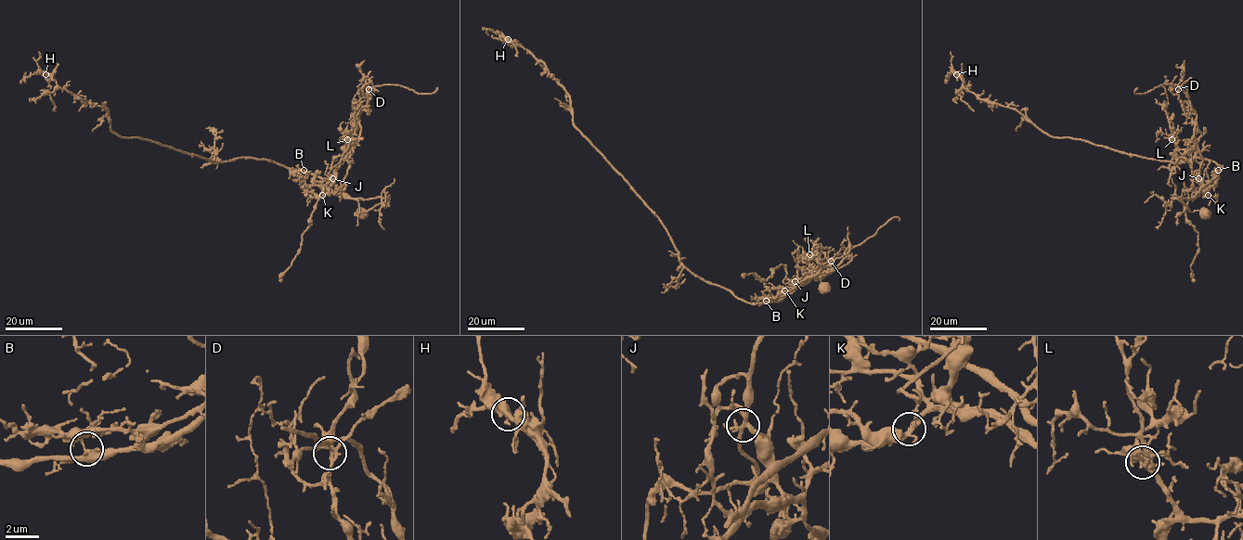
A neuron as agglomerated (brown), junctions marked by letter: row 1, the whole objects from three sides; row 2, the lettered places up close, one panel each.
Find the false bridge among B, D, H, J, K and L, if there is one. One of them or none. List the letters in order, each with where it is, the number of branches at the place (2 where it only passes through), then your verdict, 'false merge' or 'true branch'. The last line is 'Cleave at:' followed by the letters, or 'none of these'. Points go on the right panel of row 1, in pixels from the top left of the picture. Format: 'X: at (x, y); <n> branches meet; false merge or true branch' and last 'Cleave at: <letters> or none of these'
B: at (1218, 170); 5 branches meet; true branch
D: at (1178, 89); 7 branches meet; true branch
H: at (956, 74); 5 branches meet; true branch
J: at (1198, 178); 6 branches meet; false merge
K: at (1208, 195); 5 branches meet; true branch
L: at (1171, 139); 5 branches meet; true branch
Cleave at: J

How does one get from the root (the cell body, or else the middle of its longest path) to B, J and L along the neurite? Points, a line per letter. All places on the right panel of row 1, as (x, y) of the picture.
B: (1204, 214), (1199, 211), (1190, 212), (1183, 202), (1172, 199), (1191, 199), (1218, 173), (1218, 170)
J: (1204, 214), (1199, 211), (1190, 212), (1183, 202), (1172, 199), (1192, 199), (1203, 192), (1204, 186), (1198, 178)
L: (1204, 214), (1172, 199), (1205, 190), (1193, 137), (1197, 124), (1194, 148), (1180, 148), (1171, 139)

